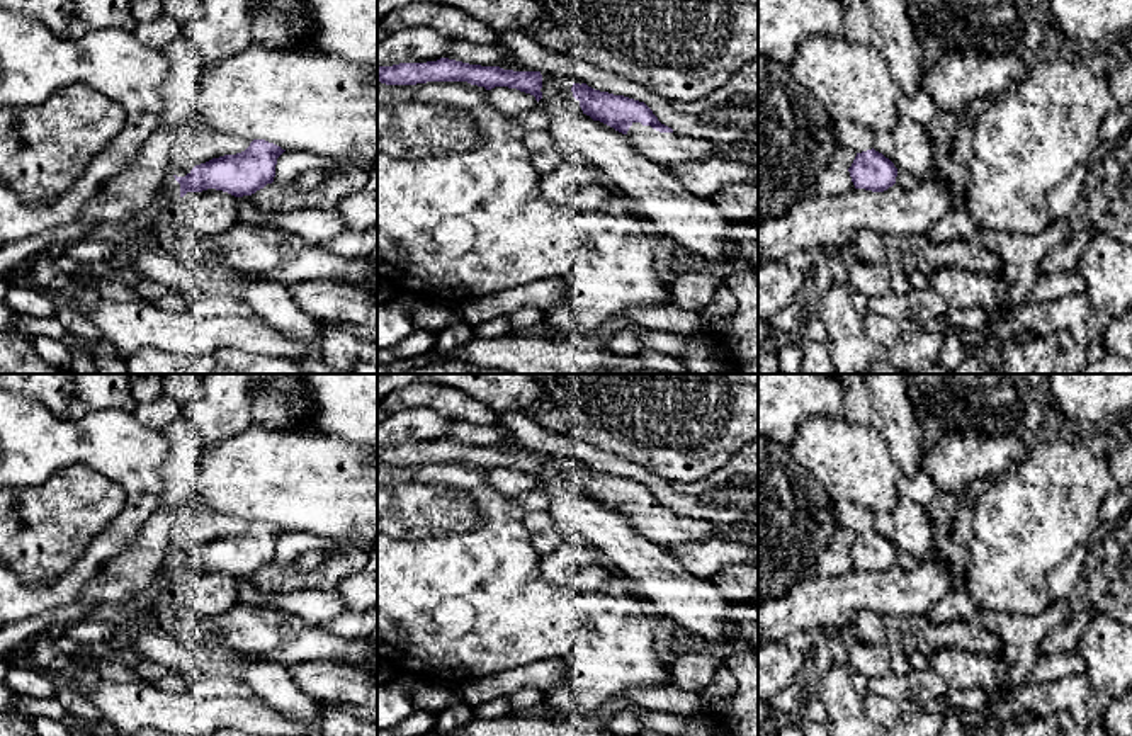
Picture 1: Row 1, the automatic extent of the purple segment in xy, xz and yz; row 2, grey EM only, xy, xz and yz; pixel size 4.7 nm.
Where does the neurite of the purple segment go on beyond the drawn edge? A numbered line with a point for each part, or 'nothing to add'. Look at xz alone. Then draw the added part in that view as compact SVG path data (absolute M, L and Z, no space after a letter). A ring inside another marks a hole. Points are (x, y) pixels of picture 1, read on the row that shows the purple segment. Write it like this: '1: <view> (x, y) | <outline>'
1: xz (665, 148) | M632 122L627 131L631 143L649 160L666 168L680 161L716 156L719 150L705 139L693 139L676 133L659 133L651 126Z

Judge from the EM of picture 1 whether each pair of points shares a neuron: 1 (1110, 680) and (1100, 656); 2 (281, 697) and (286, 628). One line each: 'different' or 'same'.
1: same
2: different

